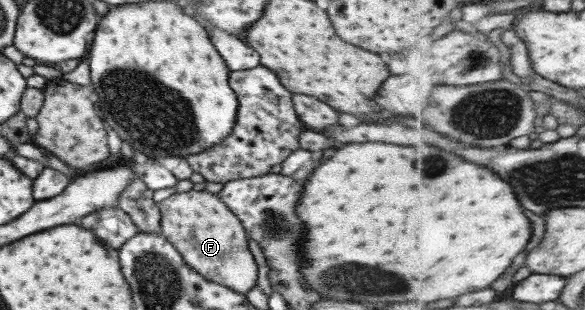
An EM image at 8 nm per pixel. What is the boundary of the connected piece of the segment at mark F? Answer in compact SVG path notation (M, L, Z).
M207 190L172 193L156 203L160 212L158 234L170 242L189 265L209 282L219 283L239 294L256 285L257 266L247 247L247 234L240 220Z

